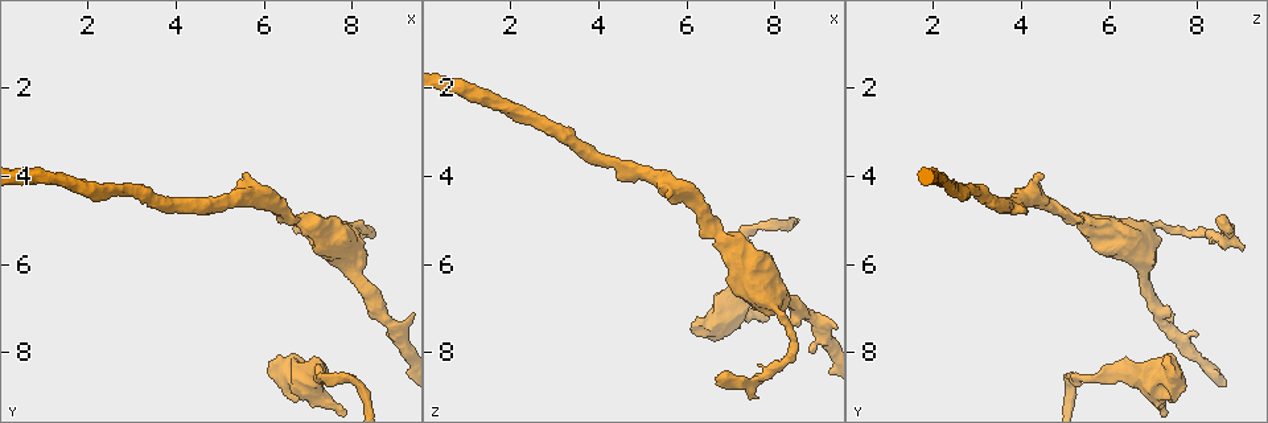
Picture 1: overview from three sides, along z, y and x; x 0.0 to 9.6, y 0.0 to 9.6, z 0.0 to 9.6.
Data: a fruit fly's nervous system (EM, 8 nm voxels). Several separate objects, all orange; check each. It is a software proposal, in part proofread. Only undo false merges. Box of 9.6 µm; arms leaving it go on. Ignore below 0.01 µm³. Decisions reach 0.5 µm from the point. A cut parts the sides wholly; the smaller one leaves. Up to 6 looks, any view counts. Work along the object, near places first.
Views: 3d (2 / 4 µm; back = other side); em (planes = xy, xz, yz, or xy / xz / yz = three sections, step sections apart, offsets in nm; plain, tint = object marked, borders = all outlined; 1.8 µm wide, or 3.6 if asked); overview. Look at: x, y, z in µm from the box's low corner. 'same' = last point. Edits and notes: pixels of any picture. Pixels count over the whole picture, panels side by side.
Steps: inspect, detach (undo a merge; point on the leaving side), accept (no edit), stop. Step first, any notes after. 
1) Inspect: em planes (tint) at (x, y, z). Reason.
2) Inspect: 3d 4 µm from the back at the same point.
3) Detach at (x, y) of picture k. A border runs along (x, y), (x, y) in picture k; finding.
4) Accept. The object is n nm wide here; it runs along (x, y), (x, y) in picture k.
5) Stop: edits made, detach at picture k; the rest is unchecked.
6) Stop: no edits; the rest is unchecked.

Inspect: em 3.6 µm planes (tint) at (7.05, 8.85, 7.05). Thick turns thin.

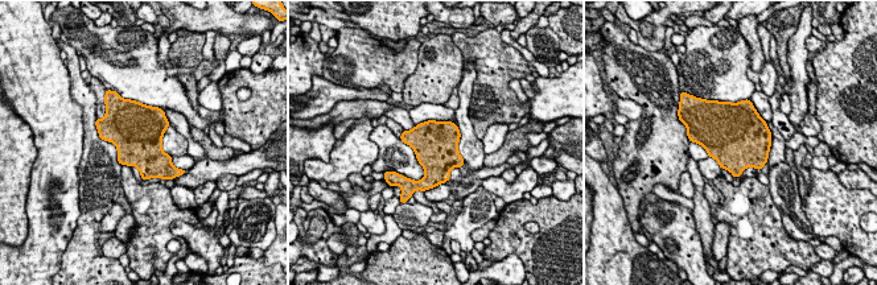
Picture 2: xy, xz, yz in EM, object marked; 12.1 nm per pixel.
Accept. Continuous, no second cell.

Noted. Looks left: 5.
Inspect: em 3.6 µm planes (tint) at (7.85, 5.35, 6.85). Sudden change in width.

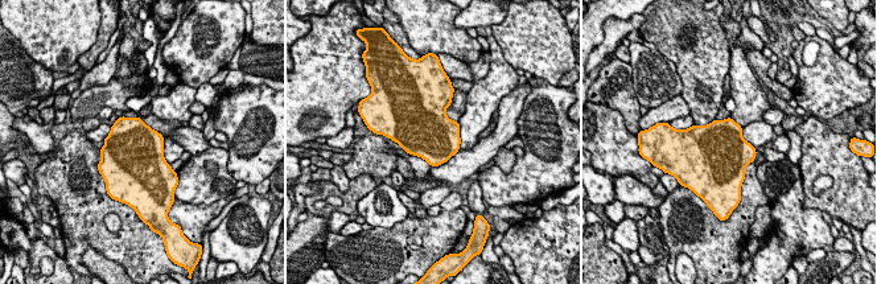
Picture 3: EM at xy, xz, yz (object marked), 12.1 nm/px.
Accept. All the same cell.

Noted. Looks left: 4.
Inspect: em xy step 8 (borders) at (7.45, 5.45, 8.80).

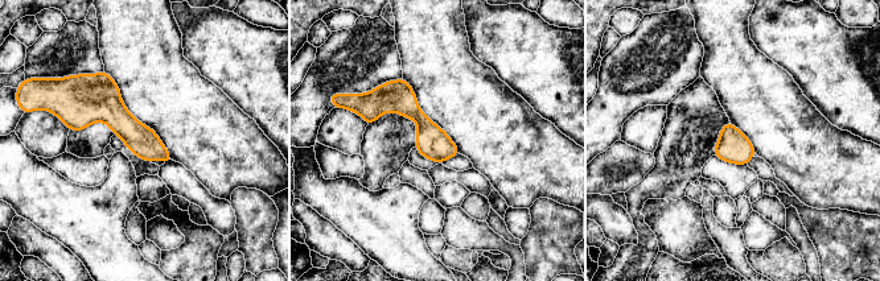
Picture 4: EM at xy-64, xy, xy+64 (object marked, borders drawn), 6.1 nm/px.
Inspect: em planes (borders) at the same point. Cut it another way.

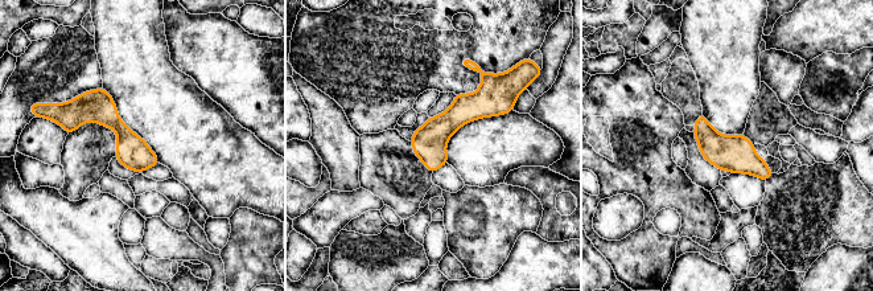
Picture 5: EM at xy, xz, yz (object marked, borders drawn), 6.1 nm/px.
Accept. It runs along (64, 119), (104, 114), (155, 160) in picture 5; continuous, no second cell.

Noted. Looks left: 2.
Stop: no edits; the rest is unchecked.

